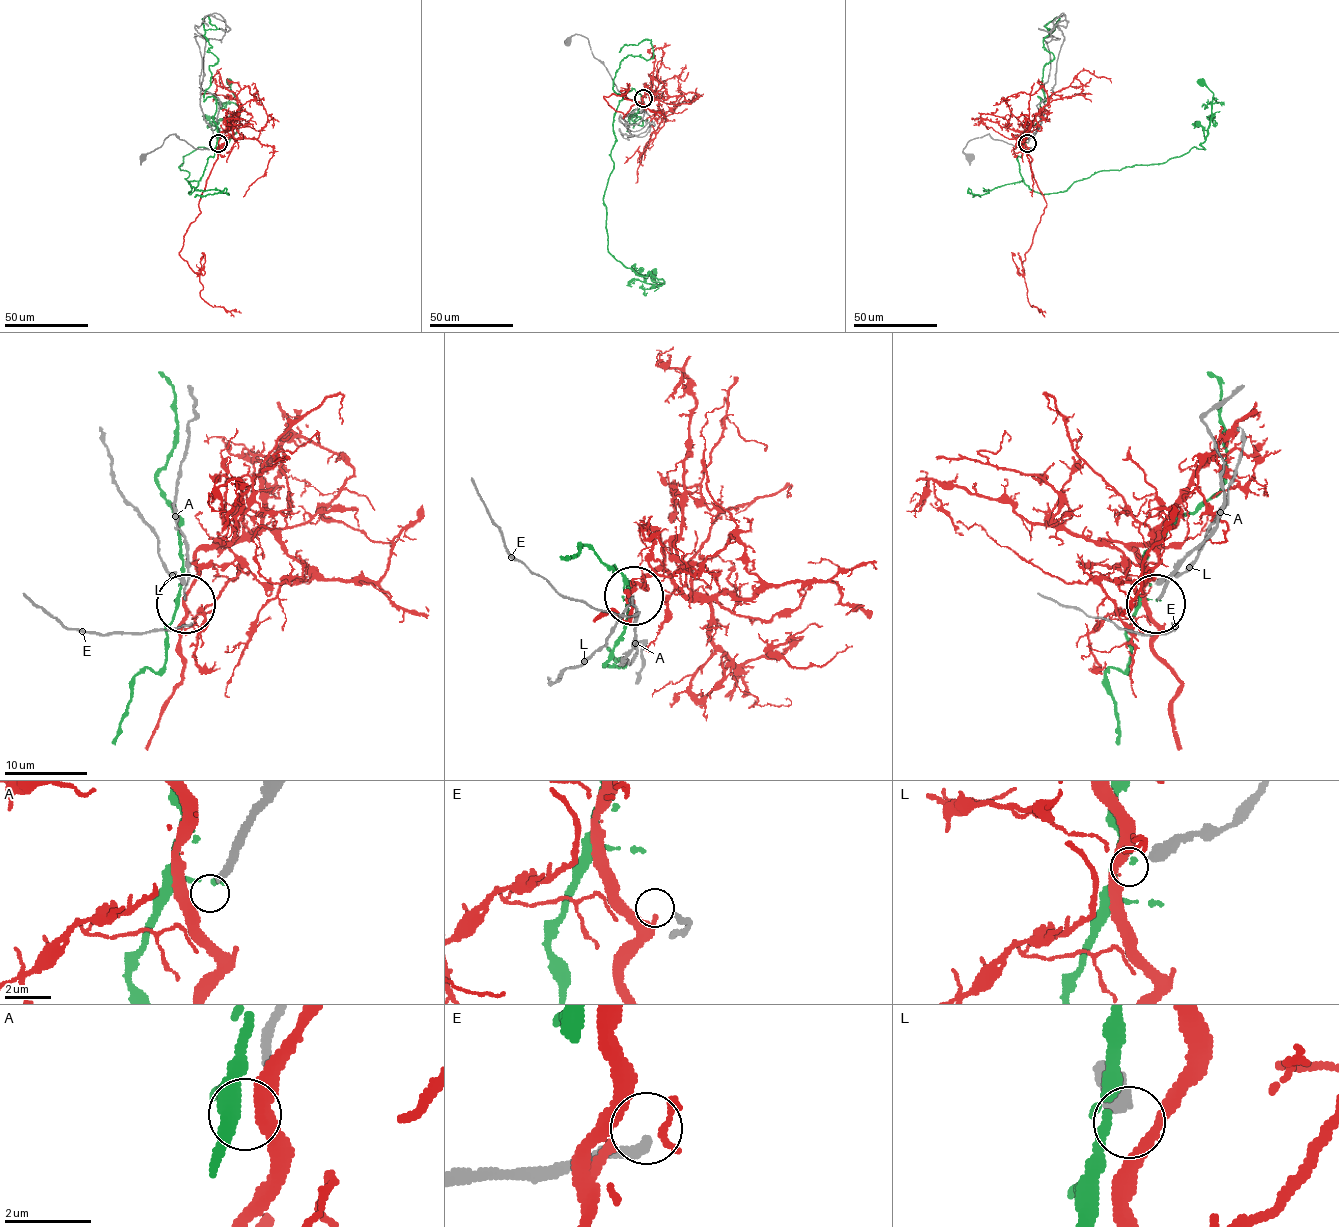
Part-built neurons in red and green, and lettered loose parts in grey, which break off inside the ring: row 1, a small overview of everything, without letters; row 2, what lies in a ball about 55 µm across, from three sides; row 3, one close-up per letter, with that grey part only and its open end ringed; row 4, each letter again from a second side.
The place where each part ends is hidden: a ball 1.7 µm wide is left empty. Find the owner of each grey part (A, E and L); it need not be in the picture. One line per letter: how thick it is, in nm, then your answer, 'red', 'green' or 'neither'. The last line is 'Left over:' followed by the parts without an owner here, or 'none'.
A: calibre 280 nm; neither
E: calibre 240 nm; red
L: calibre 400 nm; neither
Left over: A, L

